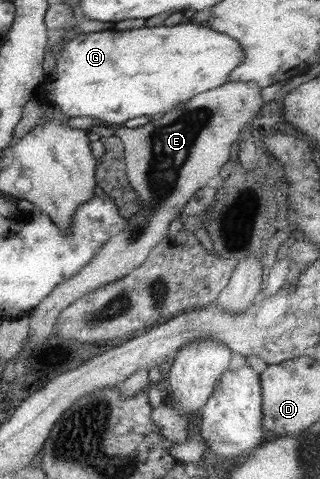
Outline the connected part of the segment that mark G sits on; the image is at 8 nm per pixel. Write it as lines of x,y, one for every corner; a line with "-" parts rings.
173,25
173,27
143,27
143,29
133,29
133,31
123,31
113,29
111,31
100,31
93,33
77,34
75,38
69,40
61,52
57,54
56,63
57,66
53,72
49,72
45,76
45,82
39,86
39,92
37,92
37,101
43,101
43,103
53,103
55,107
61,109
63,115
67,117
93,117
93,119
99,119
103,123
109,123
111,125
123,125
128,119
134,117
143,117
145,115
152,116
155,113
163,111
167,113
173,110
175,107
180,107
185,102
191,101
191,98
206,92
210,89
221,87
225,82
230,81
231,70
235,70
245,58
245,51
243,47
239,45
239,41
235,41
233,37
223,35
219,31
211,31
207,27
201,27
201,25

